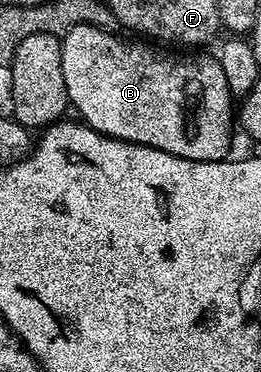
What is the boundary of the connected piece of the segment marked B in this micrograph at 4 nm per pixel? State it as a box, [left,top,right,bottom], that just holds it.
[61,24,233,159]

